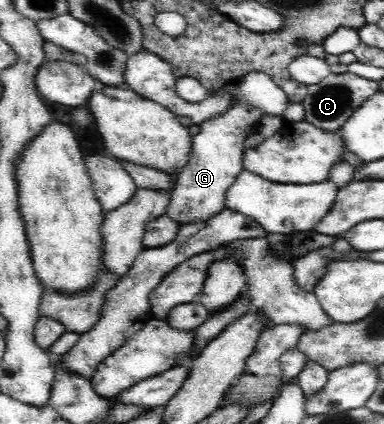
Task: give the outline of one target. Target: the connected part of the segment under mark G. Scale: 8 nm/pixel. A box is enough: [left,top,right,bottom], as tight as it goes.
[165,103,263,225]

